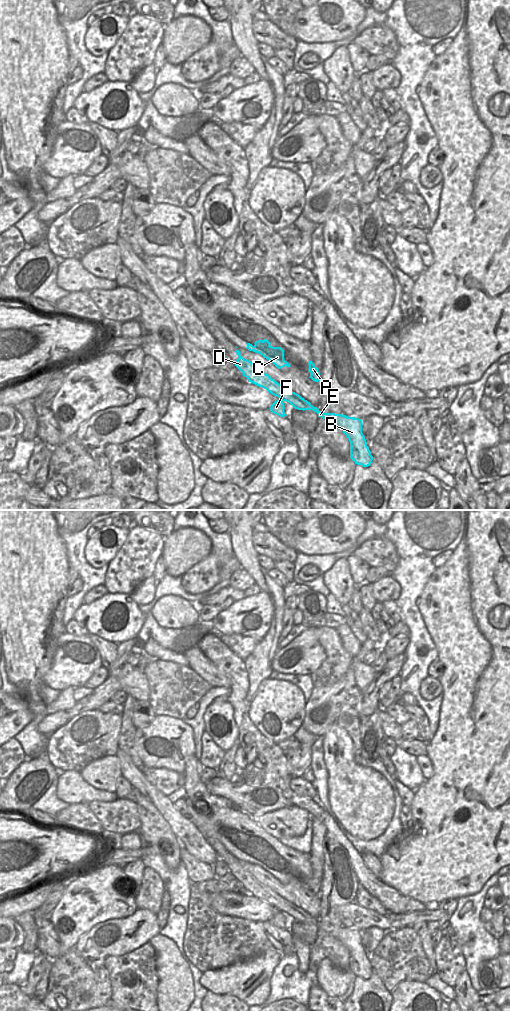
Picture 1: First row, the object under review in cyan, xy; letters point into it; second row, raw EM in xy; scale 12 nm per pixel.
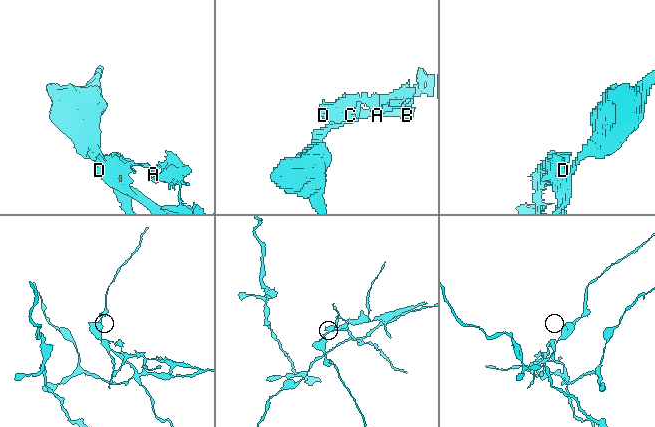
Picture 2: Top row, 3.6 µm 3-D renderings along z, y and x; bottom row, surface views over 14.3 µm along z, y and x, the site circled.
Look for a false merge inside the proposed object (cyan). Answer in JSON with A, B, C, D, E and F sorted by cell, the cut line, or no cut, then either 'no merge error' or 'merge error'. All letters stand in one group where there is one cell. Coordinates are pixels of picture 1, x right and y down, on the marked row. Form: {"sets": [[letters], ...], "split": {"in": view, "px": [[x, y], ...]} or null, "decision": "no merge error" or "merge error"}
{"sets": [["A", "B", "C", "D", "E"], ["F"]], "split": {"in": "xy", "px": [[279, 398], [282, 401]]}, "decision": "merge error"}

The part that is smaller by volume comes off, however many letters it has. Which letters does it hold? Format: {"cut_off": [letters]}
{"cut_off": ["F"]}

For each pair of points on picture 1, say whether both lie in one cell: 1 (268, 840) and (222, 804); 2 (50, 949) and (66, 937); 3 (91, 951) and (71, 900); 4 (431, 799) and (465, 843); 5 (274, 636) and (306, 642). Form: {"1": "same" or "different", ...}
{"1": "same", "2": "different", "3": "different", "4": "same", "5": "different"}

